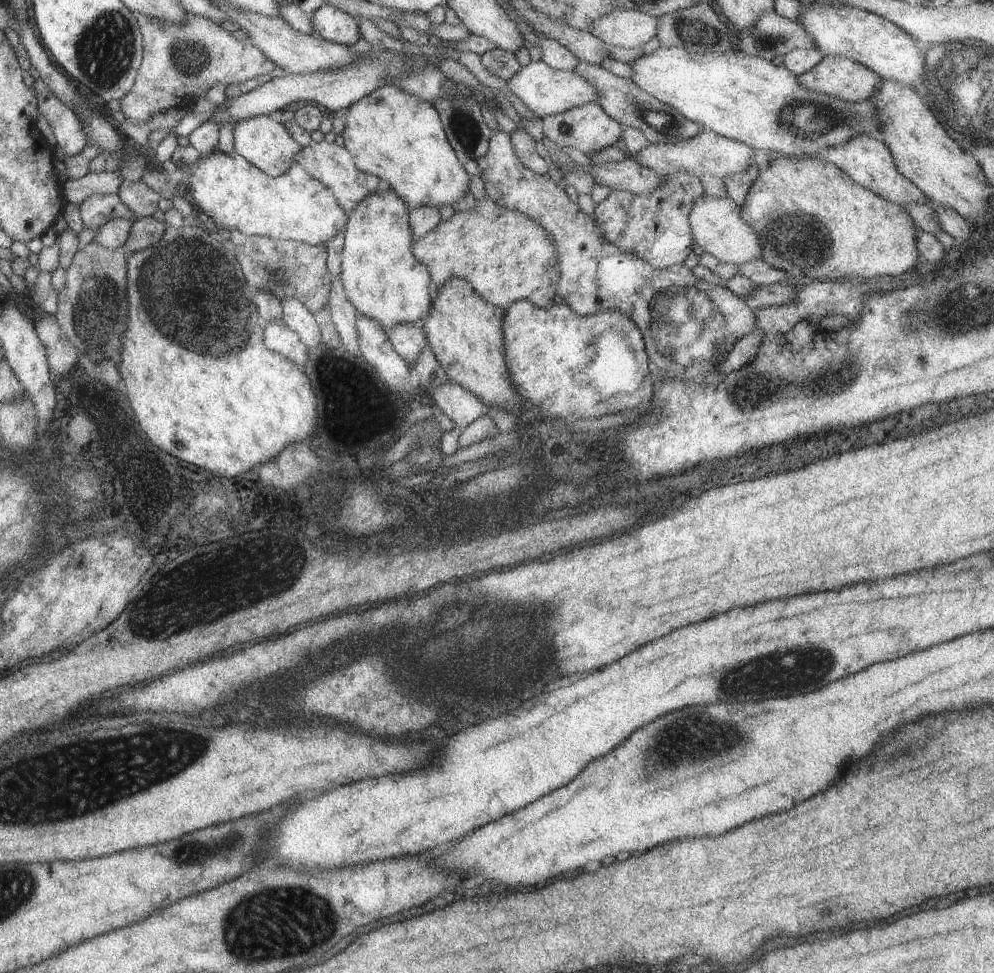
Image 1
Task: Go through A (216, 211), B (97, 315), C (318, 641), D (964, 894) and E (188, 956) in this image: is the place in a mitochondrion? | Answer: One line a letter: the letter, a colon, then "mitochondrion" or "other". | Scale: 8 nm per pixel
A: other
B: mitochondrion
C: other
D: other
E: other

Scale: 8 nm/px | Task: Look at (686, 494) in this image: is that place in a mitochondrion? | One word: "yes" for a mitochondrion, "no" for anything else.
no

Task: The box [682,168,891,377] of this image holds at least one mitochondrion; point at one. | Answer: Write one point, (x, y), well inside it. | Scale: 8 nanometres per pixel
(798, 238)

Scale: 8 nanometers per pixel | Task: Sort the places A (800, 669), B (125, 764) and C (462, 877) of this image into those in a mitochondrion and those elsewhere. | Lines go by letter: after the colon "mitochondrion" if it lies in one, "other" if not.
A: mitochondrion
B: mitochondrion
C: other

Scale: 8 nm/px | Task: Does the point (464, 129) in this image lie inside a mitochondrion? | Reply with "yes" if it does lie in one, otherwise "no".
yes

